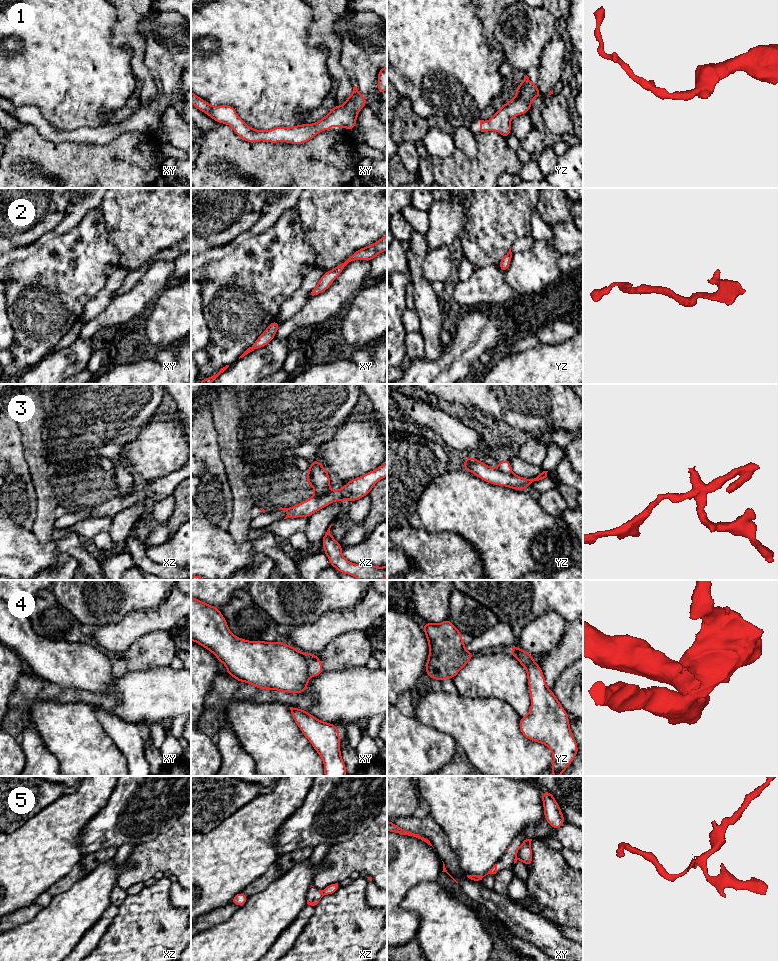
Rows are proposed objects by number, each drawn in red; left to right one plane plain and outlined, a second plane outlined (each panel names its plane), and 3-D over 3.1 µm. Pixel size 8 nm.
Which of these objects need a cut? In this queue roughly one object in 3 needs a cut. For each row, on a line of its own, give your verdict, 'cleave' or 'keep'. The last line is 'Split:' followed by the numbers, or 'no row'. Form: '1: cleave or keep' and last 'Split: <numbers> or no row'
1: keep
2: keep
3: cleave
4: cleave
5: cleave
Split: 3, 4, 5

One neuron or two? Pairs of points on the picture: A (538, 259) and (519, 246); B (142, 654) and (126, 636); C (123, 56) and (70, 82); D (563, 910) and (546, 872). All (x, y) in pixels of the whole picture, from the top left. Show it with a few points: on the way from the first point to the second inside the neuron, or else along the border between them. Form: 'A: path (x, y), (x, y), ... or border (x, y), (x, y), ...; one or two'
A: border (535, 240), (529, 248), (512, 254); two
B: border (152, 631), (139, 637), (120, 654); two
C: path (110, 66), (98, 77), (83, 77); one
D: path (563, 901), (563, 897), (551, 881); one

